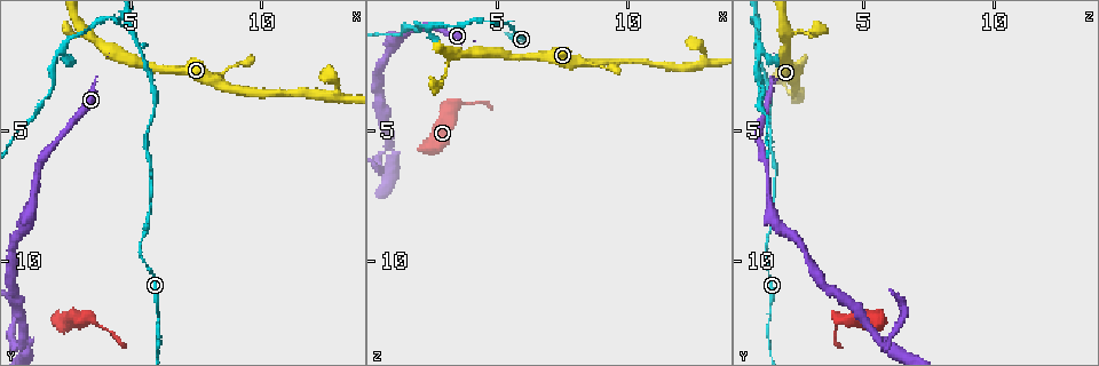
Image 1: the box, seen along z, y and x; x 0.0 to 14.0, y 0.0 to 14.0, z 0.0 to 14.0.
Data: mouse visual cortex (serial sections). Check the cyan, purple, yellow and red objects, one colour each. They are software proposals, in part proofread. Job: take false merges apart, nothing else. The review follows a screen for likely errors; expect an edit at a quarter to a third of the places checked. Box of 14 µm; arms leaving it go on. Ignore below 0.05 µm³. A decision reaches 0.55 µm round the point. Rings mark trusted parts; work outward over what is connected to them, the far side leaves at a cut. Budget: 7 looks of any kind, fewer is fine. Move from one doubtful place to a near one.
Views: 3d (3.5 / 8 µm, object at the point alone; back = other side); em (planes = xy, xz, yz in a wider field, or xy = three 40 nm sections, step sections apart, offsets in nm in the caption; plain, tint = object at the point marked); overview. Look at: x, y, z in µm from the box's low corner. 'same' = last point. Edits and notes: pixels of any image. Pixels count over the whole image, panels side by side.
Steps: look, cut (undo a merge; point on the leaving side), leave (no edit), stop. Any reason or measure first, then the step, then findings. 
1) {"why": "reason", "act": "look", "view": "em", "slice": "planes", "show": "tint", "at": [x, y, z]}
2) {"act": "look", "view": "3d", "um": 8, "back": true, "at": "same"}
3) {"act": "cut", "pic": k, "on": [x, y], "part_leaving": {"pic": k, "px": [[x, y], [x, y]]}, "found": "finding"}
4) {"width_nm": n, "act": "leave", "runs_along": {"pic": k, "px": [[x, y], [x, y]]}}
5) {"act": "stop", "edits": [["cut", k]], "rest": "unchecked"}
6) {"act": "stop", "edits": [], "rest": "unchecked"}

{"why": "sudden change in width", "act": "look", "view": "3d", "um": 3.5, "at": [3.4, 12.2, 4.1]}

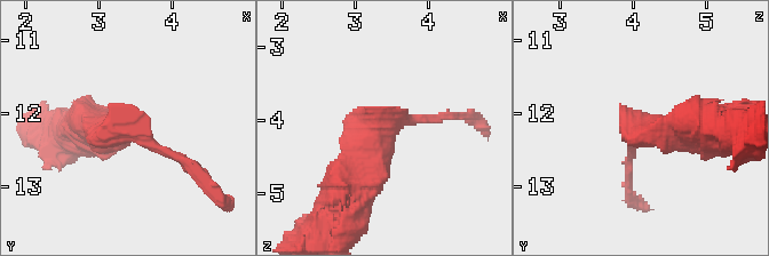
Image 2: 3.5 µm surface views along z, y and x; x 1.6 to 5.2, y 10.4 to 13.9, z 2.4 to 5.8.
{"act": "look", "view": "em", "slice": "planes", "show": "tint", "at": [3.35, 12.25, 4.10]}

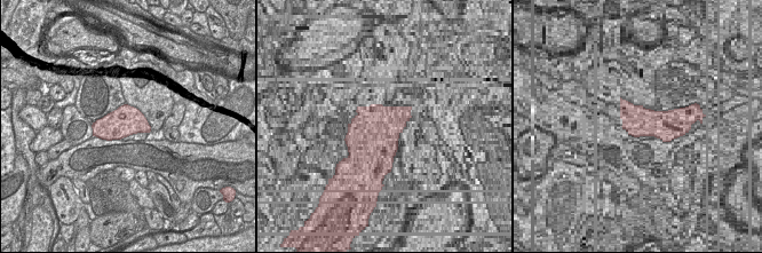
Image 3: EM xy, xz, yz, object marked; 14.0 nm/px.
{"act": "leave", "runs_along": {"pic": 2, "px": [[351, 192], [379, 130], [446, 116]]}, "found": "one cell here"}

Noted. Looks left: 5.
{"why": "three arms meet", "act": "look", "view": "3d", "um": 3.5, "at": [4.9, 1.0, 1.0]}

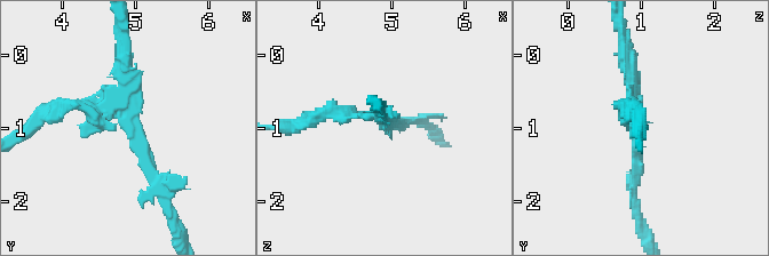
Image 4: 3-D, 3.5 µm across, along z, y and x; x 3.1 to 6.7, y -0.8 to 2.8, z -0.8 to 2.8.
{"arms": 3, "arm_widths_nm": [150, 200, 200], "act": "look", "view": "em", "slice": "xy", "step": 5, "show": "tint", "at": [4.85, 0.90, 0.90]}

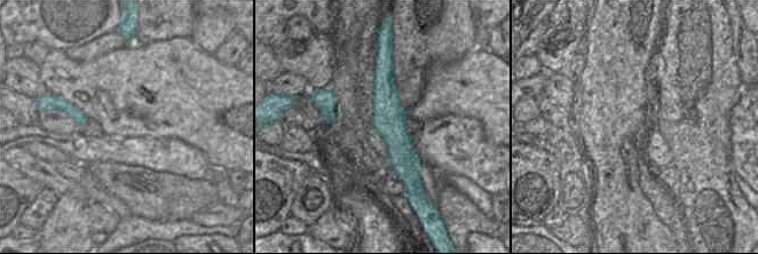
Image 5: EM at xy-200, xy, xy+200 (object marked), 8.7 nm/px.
{"act": "cut", "pic": 4, "on": [335, 112], "part_leaving": {"pic": 4, "px": [[371, 118], [322, 111], [287, 126]]}, "found": "two cells meet here"}

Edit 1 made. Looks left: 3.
{"why": "redraw", "act": "look", "view": "overview"}

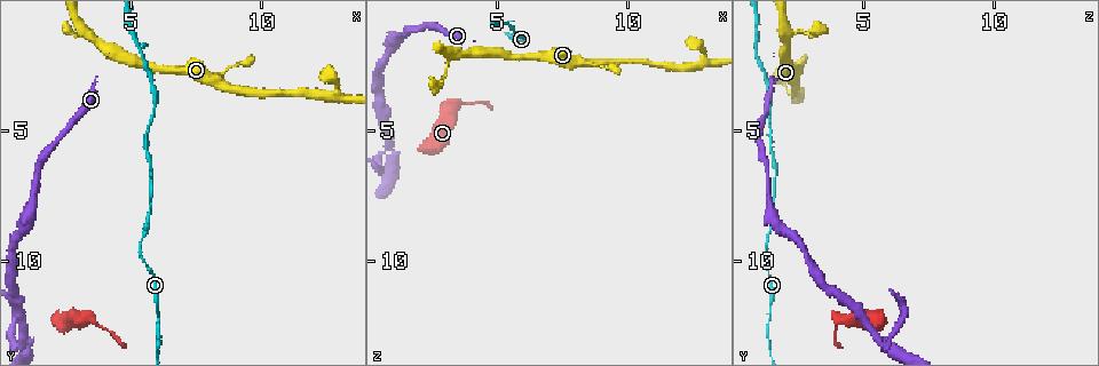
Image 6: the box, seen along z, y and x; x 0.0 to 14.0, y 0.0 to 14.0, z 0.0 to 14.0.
{"why": "two arms in line, one across", "act": "look", "view": "3d", "um": 3.5, "back": true, "at": [13.0, 3.8, 2.3]}

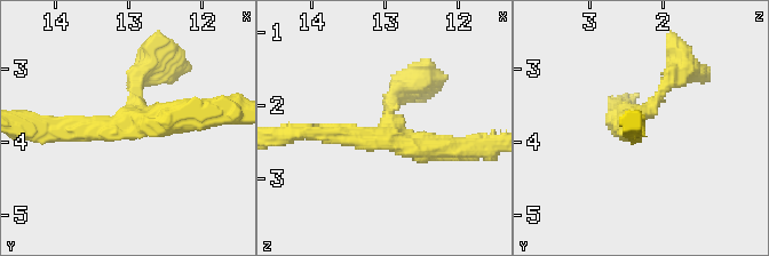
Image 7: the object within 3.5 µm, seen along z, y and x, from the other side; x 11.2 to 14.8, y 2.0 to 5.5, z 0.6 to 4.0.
{"arms": 3, "arm_widths_nm": [200, 300, 350], "why": "need the tissue", "act": "look", "view": "em", "slice": "planes", "show": "tint", "at": [12.95, 3.70, 2.40]}

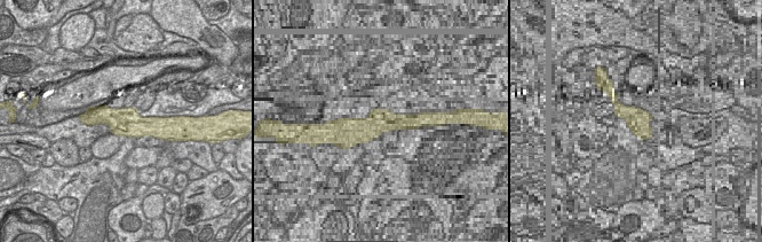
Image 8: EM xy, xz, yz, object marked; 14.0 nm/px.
{"act": "leave", "runs_along": {"pic": 7, "px": [[462, 148], [389, 134], [406, 84]]}, "found": "continuous, no second cell"}

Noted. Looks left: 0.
{"act": "stop", "edits": [["cut", 4]], "rest": "unchecked"}

